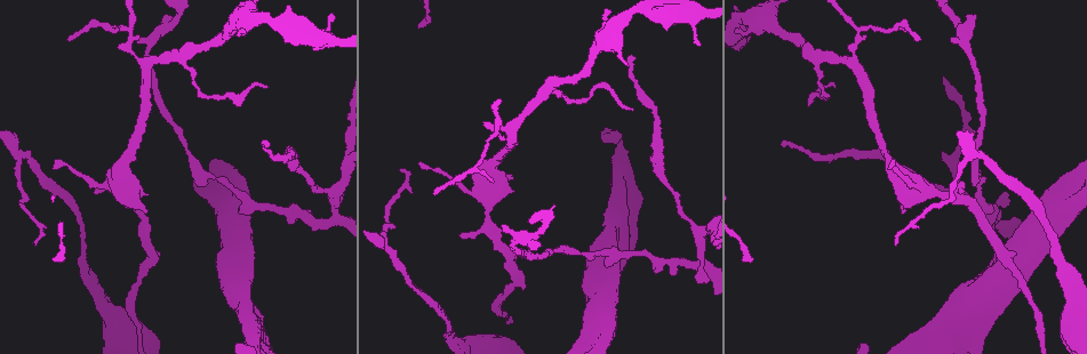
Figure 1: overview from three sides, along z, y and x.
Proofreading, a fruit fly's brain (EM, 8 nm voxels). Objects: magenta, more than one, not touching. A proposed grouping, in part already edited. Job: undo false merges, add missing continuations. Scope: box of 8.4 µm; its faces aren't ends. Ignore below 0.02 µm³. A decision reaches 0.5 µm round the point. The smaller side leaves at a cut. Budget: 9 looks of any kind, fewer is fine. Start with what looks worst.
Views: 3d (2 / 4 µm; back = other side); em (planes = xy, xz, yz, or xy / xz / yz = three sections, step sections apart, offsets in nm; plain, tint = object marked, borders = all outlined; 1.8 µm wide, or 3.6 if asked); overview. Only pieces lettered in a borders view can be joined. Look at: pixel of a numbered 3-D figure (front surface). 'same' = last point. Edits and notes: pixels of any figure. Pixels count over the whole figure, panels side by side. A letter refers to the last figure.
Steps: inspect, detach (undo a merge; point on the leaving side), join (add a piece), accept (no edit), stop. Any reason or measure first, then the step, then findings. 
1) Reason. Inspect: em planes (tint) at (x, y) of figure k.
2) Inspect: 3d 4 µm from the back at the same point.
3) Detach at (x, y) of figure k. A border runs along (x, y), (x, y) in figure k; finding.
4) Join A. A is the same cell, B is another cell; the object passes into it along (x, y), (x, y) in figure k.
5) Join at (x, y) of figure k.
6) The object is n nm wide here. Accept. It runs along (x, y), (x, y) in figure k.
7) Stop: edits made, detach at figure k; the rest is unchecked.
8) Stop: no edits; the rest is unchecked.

Abrupt turn. Inspect: em planes (tint) at (973, 151) of figure 1.

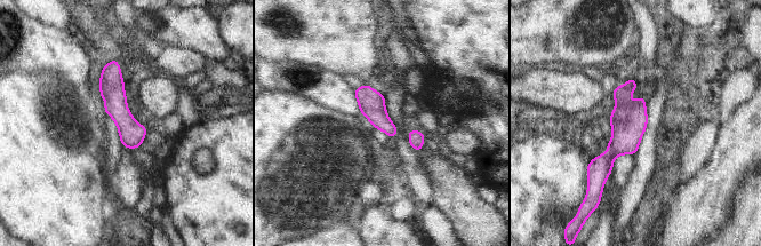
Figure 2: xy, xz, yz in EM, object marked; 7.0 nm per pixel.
What lies round it. Inspect: em planes (borders) at the same point.

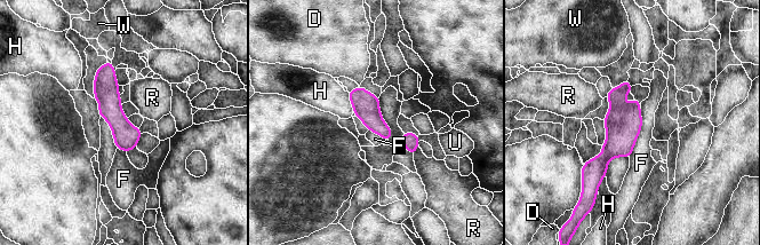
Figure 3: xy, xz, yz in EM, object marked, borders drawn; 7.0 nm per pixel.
Accept. D, F, H, R, U and W are other cells; it runs along (626, 84), (618, 142), (597, 182) in figure 3; one neuron here.

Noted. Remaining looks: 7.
Arms part here. Inspect: em 3.6 µm planes (borders) at (337, 219) of figure 1.

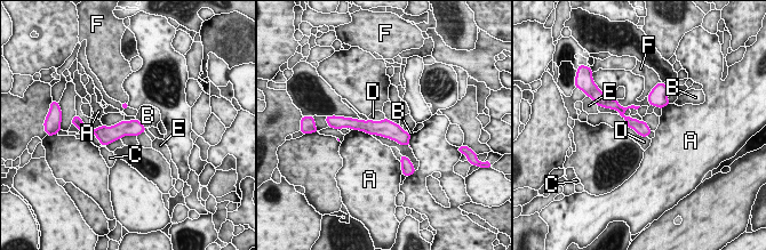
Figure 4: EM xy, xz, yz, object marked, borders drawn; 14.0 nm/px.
The longest contact is with D, 320 nm. Accept. A, B, C, D, E and F are other cells; it runs along (352, 121), (387, 128), (406, 142) in figure 4; continuous, no second neuron.

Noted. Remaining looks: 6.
Free end. Inspect: em yz step 16 (tint) at (959, 190) of figure 1.

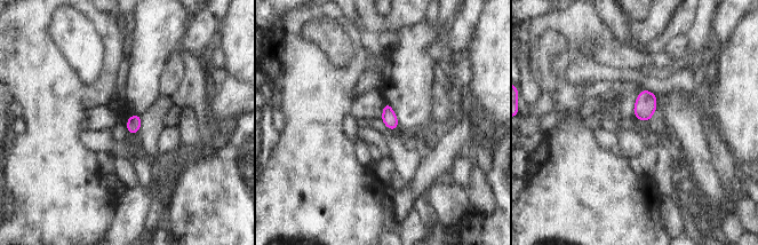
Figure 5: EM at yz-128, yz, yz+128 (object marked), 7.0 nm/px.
Inspect: em xy step 8 (borders) at the same point.

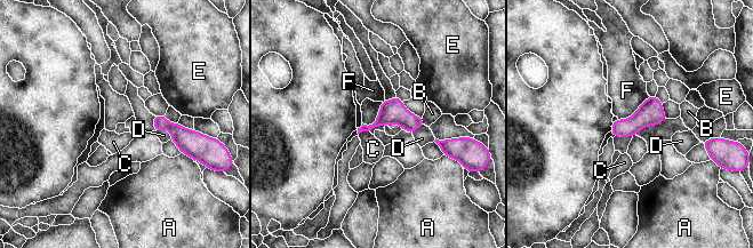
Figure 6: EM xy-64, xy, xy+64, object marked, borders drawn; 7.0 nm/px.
Accept. A, B, C, D, E and F are other cells; a border runs along (370, 133), (362, 132), (359, 134) in figure 6; none of them fits.

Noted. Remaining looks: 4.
Inspect: 3d 4 µm at (920, 40) of figure 1.

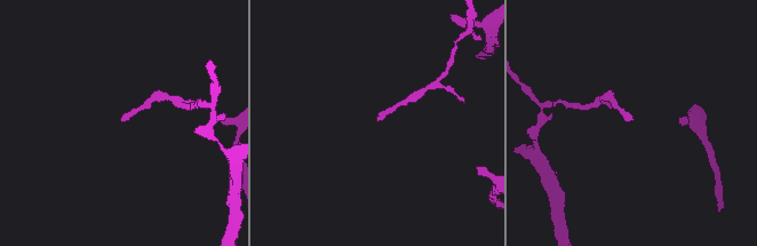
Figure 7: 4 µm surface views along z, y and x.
Need the tissue. Inspect: em xz step 8 (tint) at (631, 119) of figure 7.

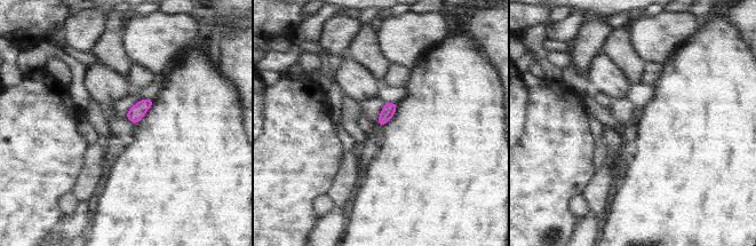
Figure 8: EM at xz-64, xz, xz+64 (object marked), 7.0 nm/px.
Inspect: em planes (borders) at the same point.

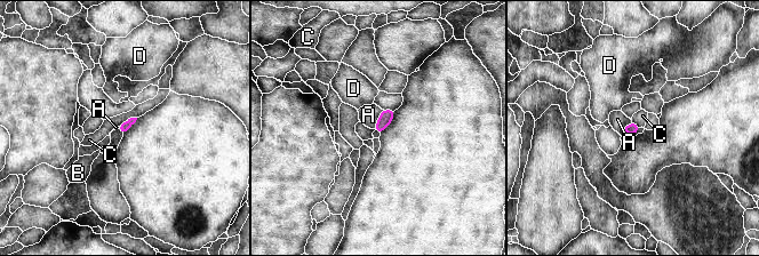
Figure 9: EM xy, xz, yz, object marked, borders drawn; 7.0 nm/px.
Accept. A, B, C and D are other cells; a border runs along (383, 110), (377, 124), (373, 128) in figure 9; none of them fits.

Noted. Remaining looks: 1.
Stop: no edits; the rest is unchecked.

